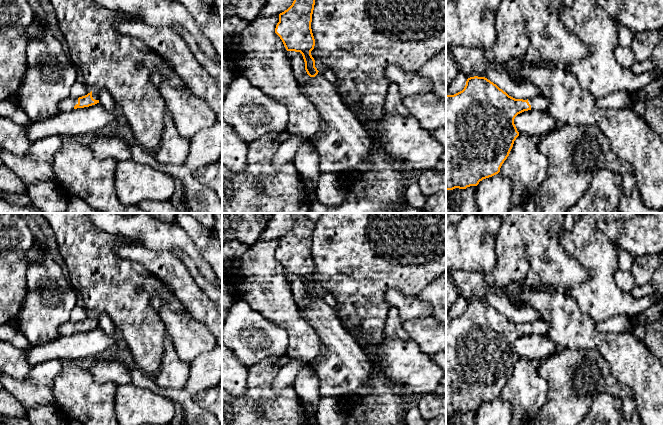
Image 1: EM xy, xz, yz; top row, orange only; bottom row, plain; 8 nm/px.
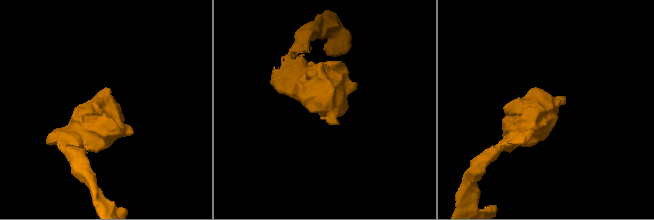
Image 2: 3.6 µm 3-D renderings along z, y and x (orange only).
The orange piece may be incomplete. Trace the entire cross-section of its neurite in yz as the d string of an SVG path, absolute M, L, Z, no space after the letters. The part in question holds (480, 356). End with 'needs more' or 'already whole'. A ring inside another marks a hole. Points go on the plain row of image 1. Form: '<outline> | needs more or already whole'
M478 300L468 302L462 315L446 319L446 414L477 410L483 403L498 398L519 360L514 348L515 341L528 334L545 335L548 330L549 323L545 321L515 323L487 302Z | needs more

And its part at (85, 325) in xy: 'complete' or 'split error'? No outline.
split error

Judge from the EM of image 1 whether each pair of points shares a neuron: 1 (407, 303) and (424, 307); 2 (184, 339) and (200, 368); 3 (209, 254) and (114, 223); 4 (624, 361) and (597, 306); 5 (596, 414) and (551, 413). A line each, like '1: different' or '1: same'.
1: same
2: different
3: different
4: different
5: different

